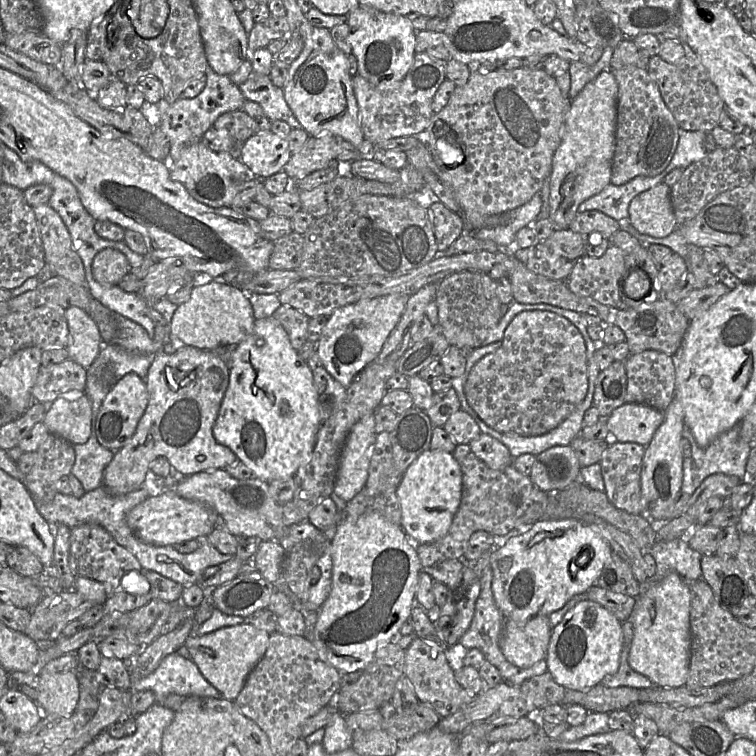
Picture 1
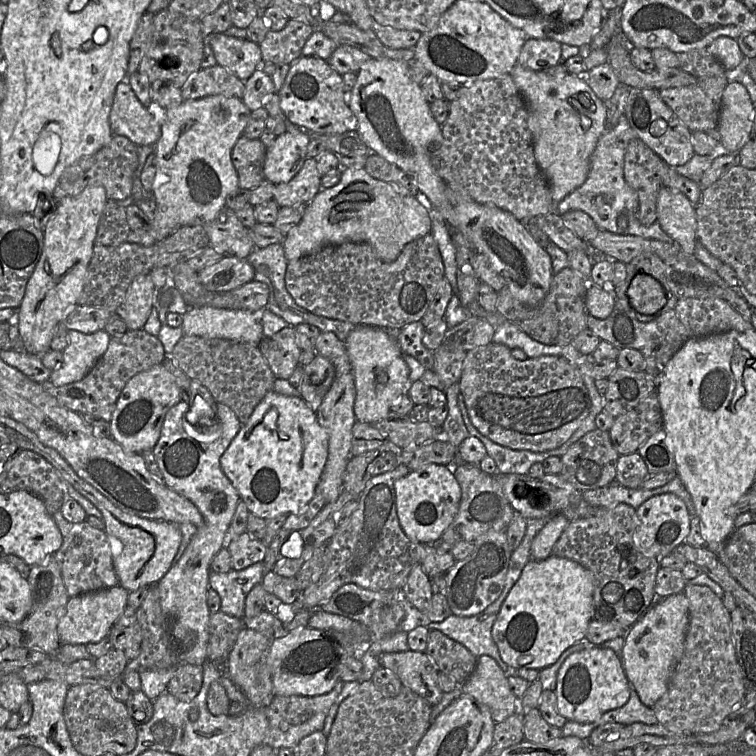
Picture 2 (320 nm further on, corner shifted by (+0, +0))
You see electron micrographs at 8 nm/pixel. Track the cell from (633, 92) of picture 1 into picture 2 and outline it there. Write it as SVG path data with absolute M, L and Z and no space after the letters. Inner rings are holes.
M641 139L629 142L624 155L624 178L638 194L638 219L643 225L651 225L657 220L657 196L669 168Z

